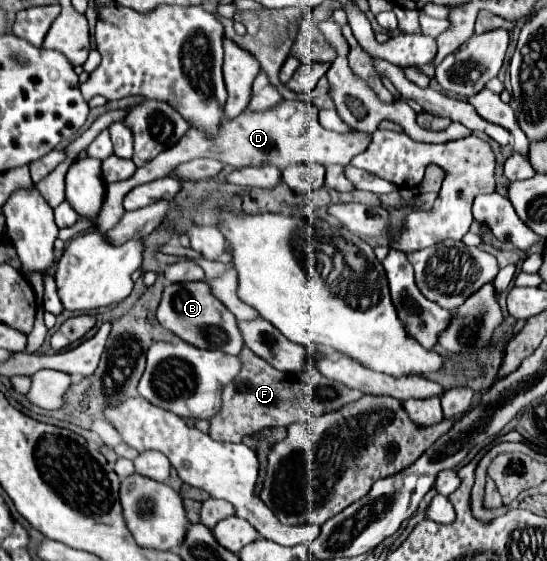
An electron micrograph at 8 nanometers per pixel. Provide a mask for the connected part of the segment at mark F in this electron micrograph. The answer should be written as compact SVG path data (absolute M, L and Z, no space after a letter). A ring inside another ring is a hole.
M242 348L238 358L242 362L242 370L238 372L238 378L234 378L234 382L224 386L222 408L210 420L208 434L214 440L240 442L244 436L254 434L262 428L272 428L272 426L286 428L294 422L308 422L314 416L340 410L342 406L356 402L358 398L364 396L358 390L352 390L340 382L324 378L314 368L308 368L304 372L298 372L298 398L296 398L296 374L274 370L274 366L258 358L248 348Z

